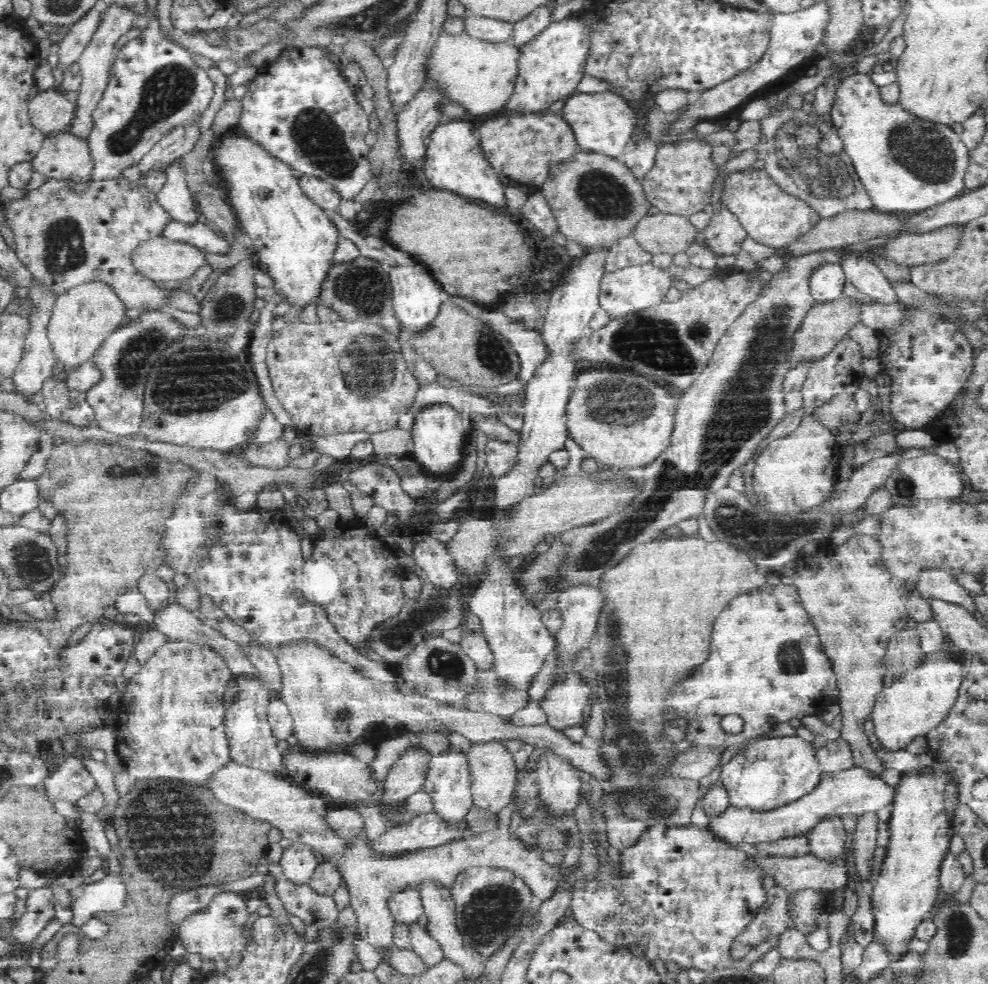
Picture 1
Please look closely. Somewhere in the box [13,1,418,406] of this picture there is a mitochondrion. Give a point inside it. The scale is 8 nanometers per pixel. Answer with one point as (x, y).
(167, 90)

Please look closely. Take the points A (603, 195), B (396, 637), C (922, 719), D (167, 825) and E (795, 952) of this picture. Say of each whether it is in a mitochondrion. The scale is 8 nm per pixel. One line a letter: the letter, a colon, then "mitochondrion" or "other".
A: mitochondrion
B: mitochondrion
C: other
D: mitochondrion
E: other

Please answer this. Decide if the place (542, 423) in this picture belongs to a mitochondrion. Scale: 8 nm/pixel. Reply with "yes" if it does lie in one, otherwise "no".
no

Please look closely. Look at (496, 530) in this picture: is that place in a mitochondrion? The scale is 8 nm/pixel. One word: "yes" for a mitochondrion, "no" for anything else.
no

